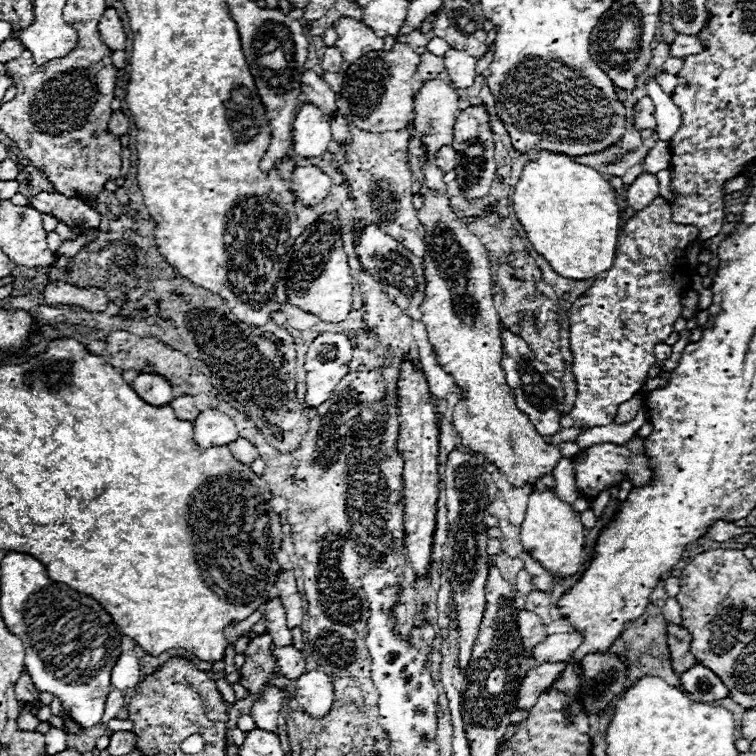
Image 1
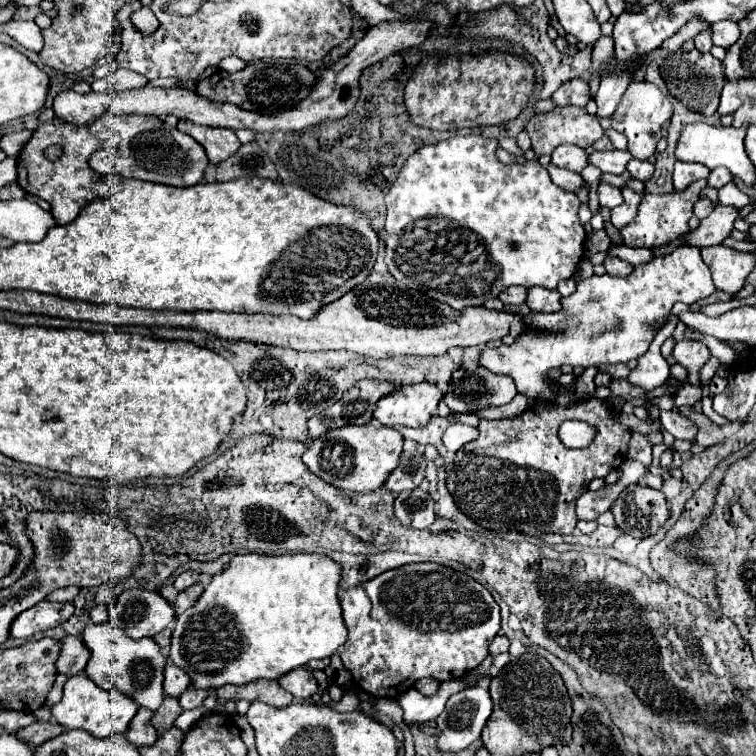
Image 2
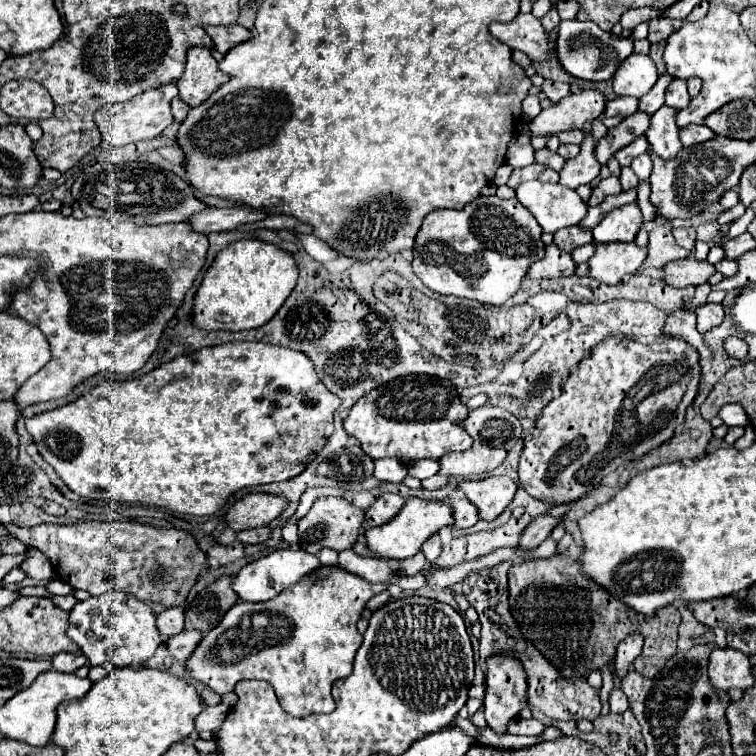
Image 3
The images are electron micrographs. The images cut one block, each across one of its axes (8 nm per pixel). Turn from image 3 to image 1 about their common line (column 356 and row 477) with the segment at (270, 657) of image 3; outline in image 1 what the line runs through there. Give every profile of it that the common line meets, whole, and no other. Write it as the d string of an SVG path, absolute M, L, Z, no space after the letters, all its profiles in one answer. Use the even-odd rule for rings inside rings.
M632 438L626 446L618 446L614 443L600 443L586 448L586 450L580 450L572 464L574 464L574 472L576 472L576 484L580 488L580 492L586 496L586 498L596 498L602 490L610 488L610 486L618 486L622 476L628 474L628 478L634 482L634 486L644 486L650 482L650 468L648 468L648 460L644 456L644 446L642 446L642 438Z

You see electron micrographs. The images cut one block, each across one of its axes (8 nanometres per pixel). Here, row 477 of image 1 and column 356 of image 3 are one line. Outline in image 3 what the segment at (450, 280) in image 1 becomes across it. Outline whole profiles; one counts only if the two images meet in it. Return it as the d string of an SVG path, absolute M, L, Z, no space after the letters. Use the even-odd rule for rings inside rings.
M318 498L310 512L298 520L298 534L300 534L300 546L310 552L310 554L318 554L322 548L332 548L336 552L348 550L356 544L358 536L360 536L360 528L364 522L364 510L356 508L352 502L348 502L346 498Z

